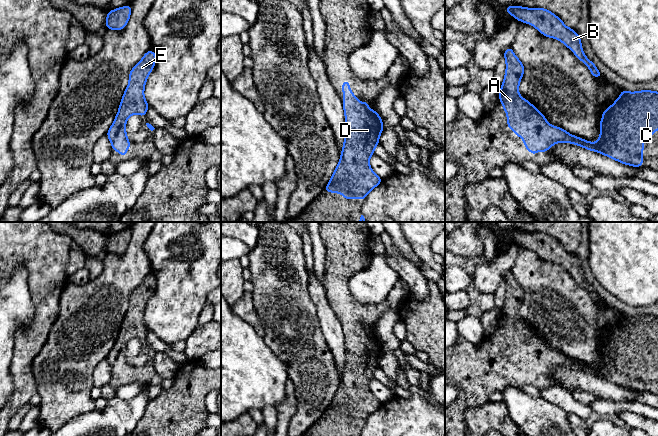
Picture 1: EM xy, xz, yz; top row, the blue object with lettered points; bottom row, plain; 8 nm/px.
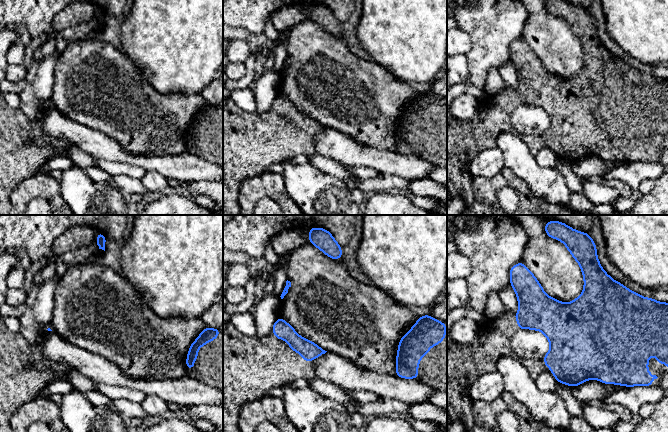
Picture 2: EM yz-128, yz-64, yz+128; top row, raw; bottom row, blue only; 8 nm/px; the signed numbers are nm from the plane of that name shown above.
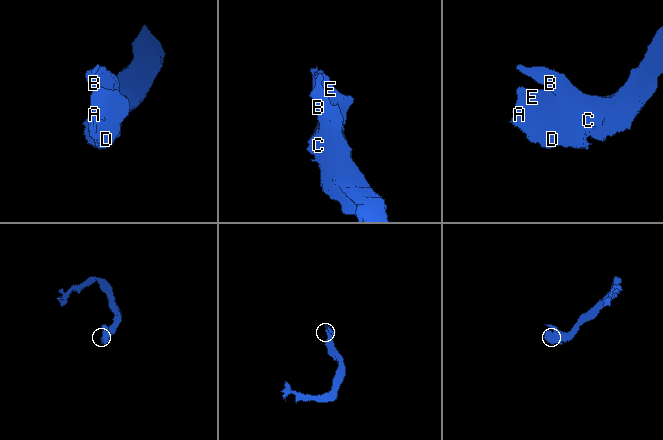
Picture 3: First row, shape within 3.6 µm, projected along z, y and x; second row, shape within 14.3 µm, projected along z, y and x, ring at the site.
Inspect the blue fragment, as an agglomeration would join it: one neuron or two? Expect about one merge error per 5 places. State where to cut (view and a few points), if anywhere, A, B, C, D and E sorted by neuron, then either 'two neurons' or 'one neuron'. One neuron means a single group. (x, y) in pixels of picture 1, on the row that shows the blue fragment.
cut none; groups A B C D E; one neuron

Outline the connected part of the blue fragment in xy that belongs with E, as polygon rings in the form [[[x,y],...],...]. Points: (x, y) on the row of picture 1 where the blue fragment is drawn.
[[[150,50],[130,71],[129,84],[123,94],[118,113],[106,134],[112,150],[117,150],[122,157],[126,156],[126,151],[130,148],[125,130],[127,119],[133,114],[139,114],[145,118],[146,111],[150,107],[144,98],[144,87],[155,63],[156,54]]]

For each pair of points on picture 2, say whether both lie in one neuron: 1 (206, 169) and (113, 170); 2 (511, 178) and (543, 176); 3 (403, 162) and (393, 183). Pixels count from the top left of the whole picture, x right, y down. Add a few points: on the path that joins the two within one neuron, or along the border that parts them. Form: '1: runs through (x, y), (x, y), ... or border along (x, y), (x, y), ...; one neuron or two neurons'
1: border along (123, 162), (138, 165), (146, 171); two neurons
2: border along (505, 167), (527, 185), (533, 196); two neurons
3: border along (380, 172), (400, 176), (410, 181); two neurons

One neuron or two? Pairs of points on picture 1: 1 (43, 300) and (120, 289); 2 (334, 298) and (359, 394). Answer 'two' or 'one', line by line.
1: two
2: one

